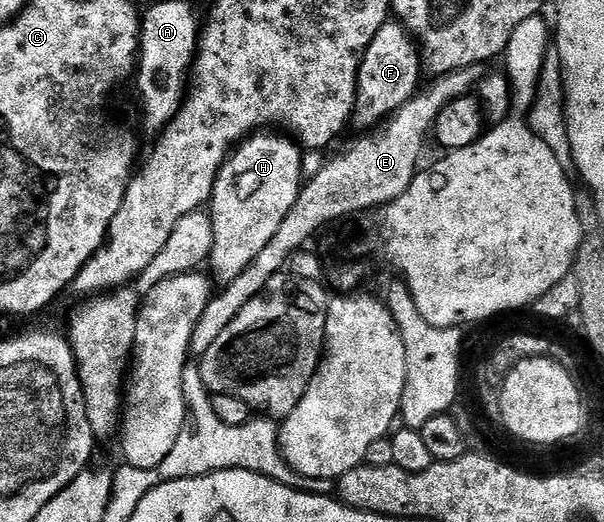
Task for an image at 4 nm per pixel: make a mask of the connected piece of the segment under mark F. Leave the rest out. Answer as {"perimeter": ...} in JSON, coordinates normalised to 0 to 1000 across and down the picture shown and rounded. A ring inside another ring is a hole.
{"perimeter":[[[644,36],[634,46],[631,59],[624,59],[624,67],[618,67],[618,75],[594,123],[591,167],[588,169],[586,238],[594,238],[596,249],[613,251],[636,228],[646,224],[695,169],[694,140],[697,142],[697,111],[687,73],[664,42]]]}

